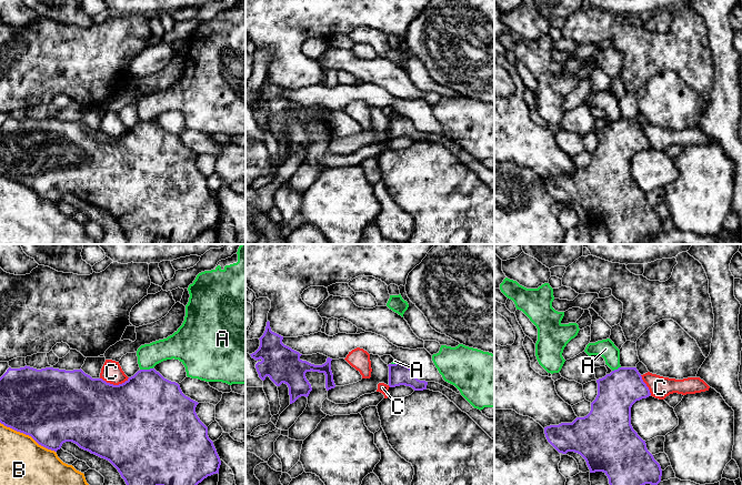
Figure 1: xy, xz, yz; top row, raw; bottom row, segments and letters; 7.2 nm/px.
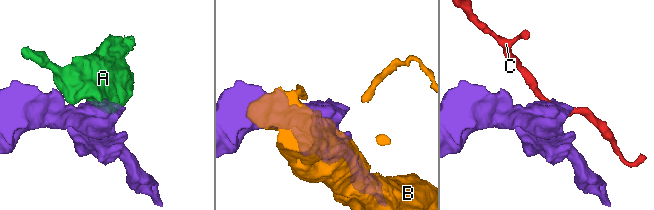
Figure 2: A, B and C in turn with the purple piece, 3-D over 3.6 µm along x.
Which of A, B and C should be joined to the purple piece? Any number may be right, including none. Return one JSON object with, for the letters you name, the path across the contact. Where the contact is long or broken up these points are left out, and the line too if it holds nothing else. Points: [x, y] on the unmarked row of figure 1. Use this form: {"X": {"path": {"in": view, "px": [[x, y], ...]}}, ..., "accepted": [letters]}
{"accepted": []}

